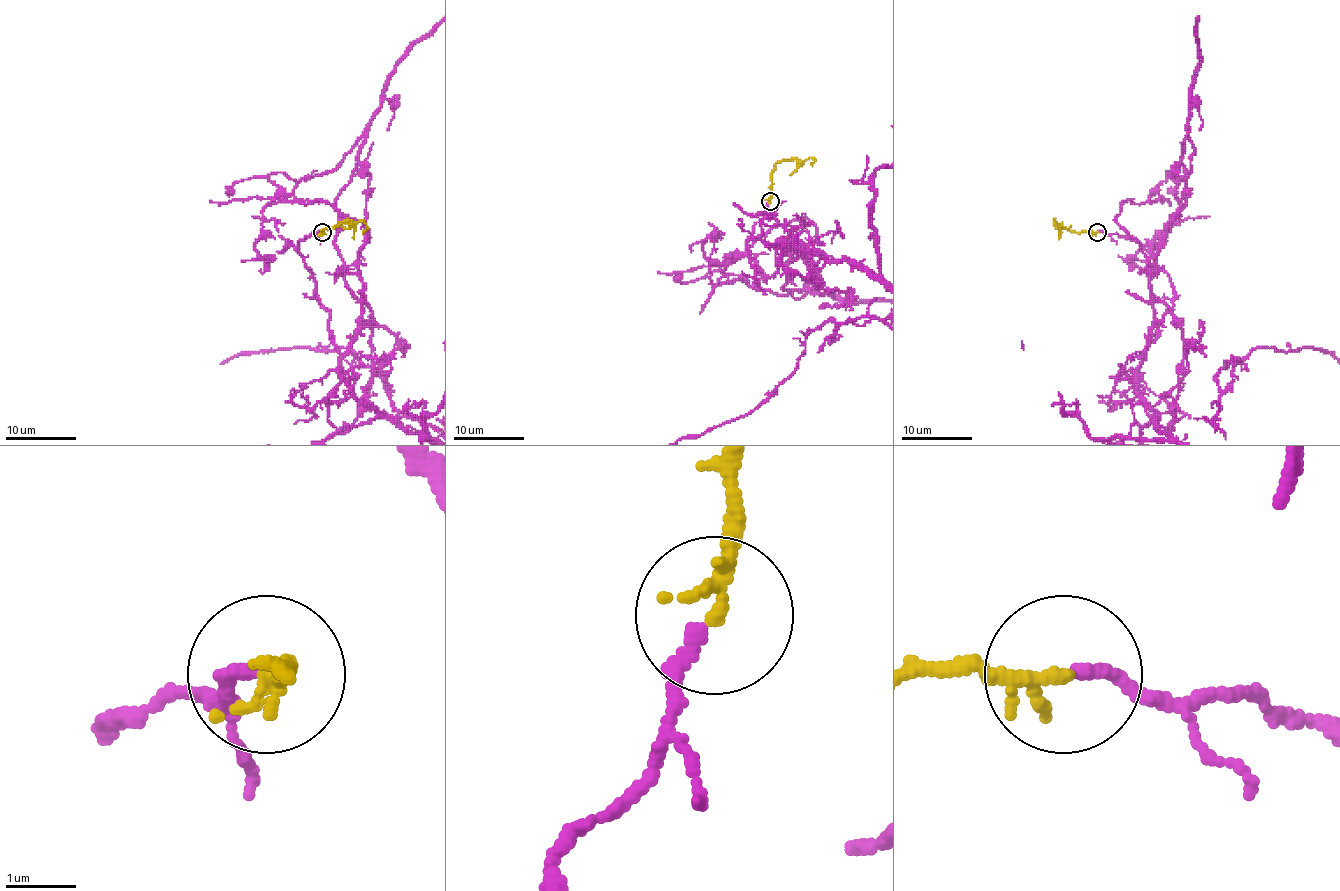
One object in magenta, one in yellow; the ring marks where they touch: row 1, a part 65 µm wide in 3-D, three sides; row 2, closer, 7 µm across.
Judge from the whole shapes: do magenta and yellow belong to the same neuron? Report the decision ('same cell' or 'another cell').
same cell

